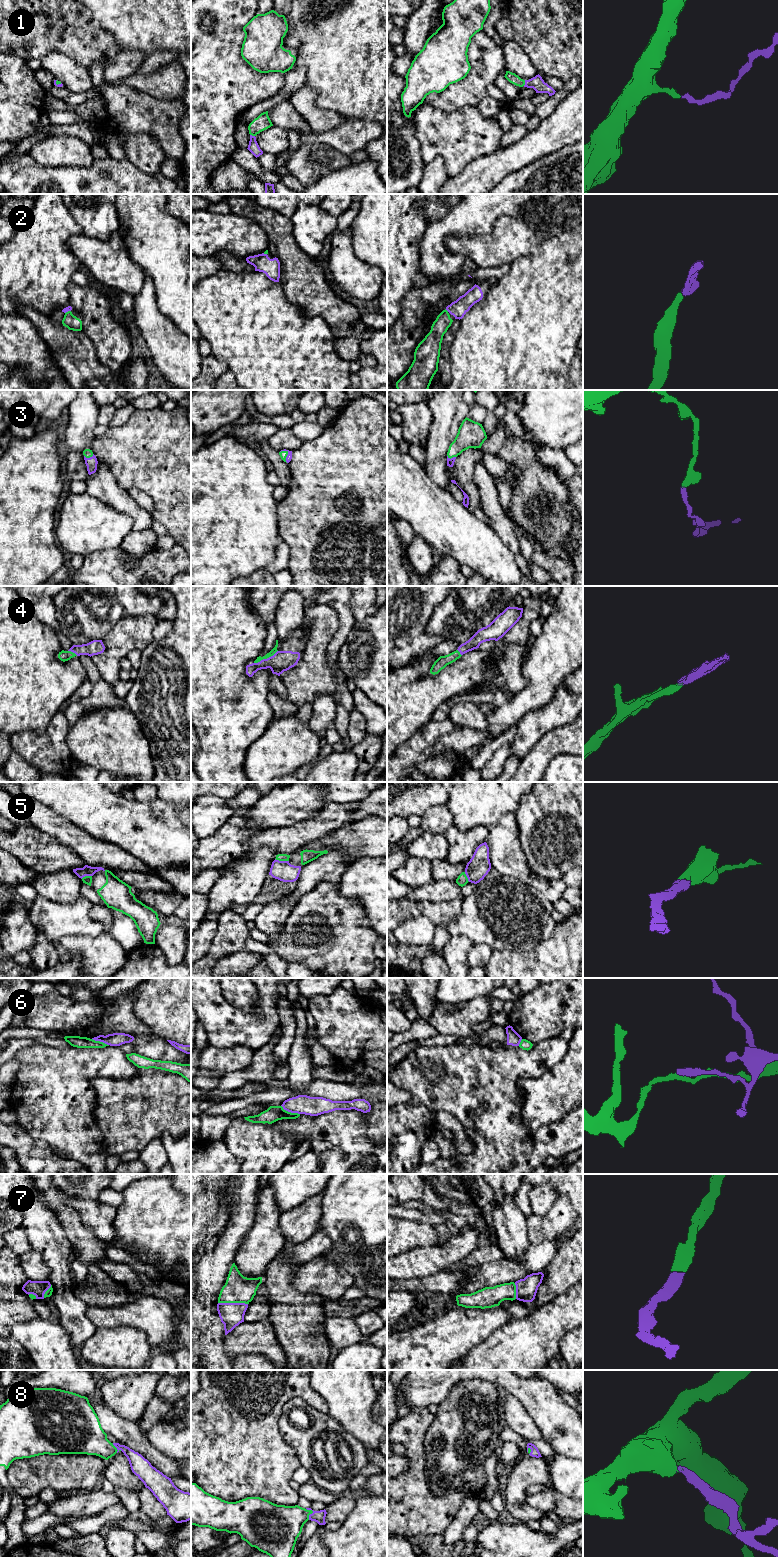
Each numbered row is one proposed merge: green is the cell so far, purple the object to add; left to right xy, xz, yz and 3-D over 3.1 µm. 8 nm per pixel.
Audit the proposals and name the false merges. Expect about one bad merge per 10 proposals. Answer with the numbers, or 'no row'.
6

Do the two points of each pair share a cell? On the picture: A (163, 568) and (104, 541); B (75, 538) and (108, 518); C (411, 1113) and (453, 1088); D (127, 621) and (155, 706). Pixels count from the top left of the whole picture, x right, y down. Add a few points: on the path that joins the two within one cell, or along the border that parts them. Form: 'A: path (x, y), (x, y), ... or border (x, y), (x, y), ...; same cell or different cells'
A: border (120, 546), (95, 552); different cells
B: path (83, 530), (87, 526), (100, 526); same cell
C: border (408, 1103), (423, 1104), (433, 1113); different cells
D: border (153, 640), (141, 651); different cells

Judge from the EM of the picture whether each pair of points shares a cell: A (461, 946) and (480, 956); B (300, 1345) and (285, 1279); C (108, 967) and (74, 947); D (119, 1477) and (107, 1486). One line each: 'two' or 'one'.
A: two
B: one
C: one
D: two

